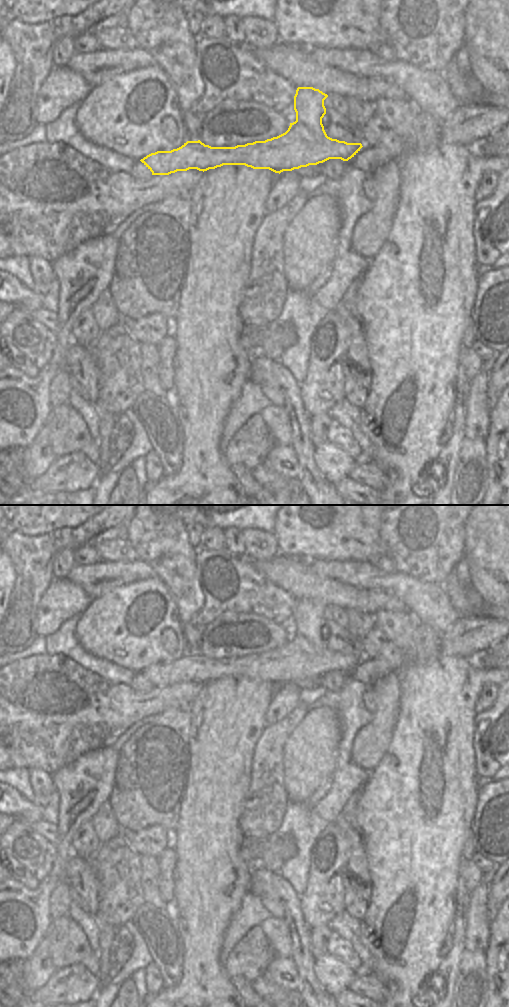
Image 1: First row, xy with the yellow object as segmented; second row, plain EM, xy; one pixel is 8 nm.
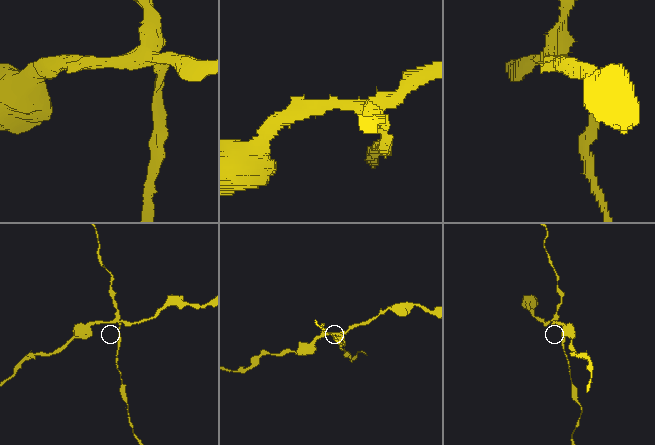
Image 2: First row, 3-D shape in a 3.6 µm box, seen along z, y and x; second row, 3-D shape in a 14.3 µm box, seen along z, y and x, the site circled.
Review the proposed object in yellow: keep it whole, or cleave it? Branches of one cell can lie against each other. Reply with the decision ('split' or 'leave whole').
split

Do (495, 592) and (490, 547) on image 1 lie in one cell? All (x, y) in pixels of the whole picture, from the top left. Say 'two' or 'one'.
one

